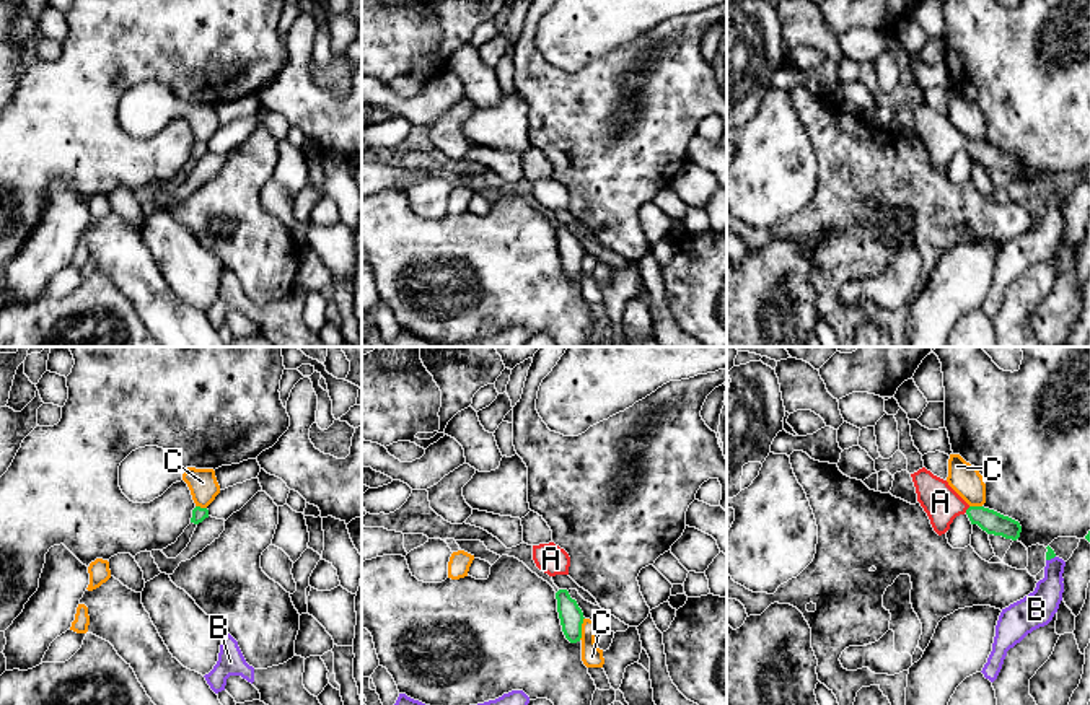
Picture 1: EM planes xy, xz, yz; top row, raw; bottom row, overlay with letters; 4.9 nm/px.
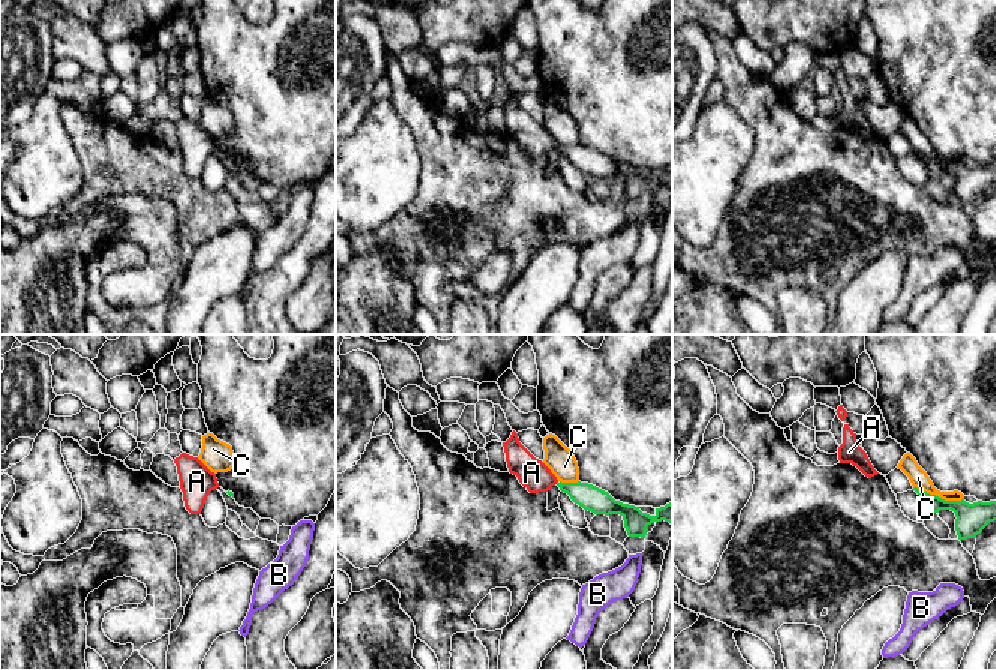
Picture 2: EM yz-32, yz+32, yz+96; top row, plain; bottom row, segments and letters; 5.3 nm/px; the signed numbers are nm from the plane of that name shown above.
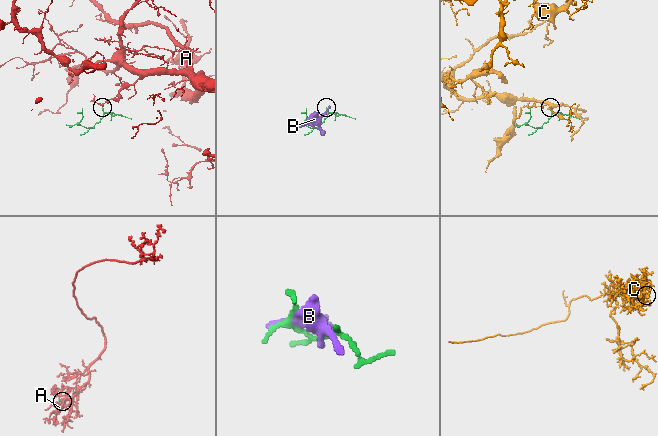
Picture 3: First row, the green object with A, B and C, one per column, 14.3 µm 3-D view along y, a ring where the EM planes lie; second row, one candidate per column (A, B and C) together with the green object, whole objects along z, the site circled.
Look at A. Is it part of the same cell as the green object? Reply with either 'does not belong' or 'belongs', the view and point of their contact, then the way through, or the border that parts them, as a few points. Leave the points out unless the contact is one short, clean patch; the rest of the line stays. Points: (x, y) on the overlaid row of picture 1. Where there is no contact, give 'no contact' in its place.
belongs; contact yz (966, 510); way yz (991, 521), (966, 510), (940, 502)

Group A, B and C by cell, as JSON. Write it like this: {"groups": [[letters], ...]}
{"groups": [["A"], ["B"], ["C"]]}

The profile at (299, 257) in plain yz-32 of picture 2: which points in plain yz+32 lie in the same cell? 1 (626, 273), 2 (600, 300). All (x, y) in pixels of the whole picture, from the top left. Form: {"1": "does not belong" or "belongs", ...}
{"1": "belongs", "2": "belongs"}

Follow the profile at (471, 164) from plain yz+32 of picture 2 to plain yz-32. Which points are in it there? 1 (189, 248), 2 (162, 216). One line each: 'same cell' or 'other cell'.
1: same cell
2: other cell

